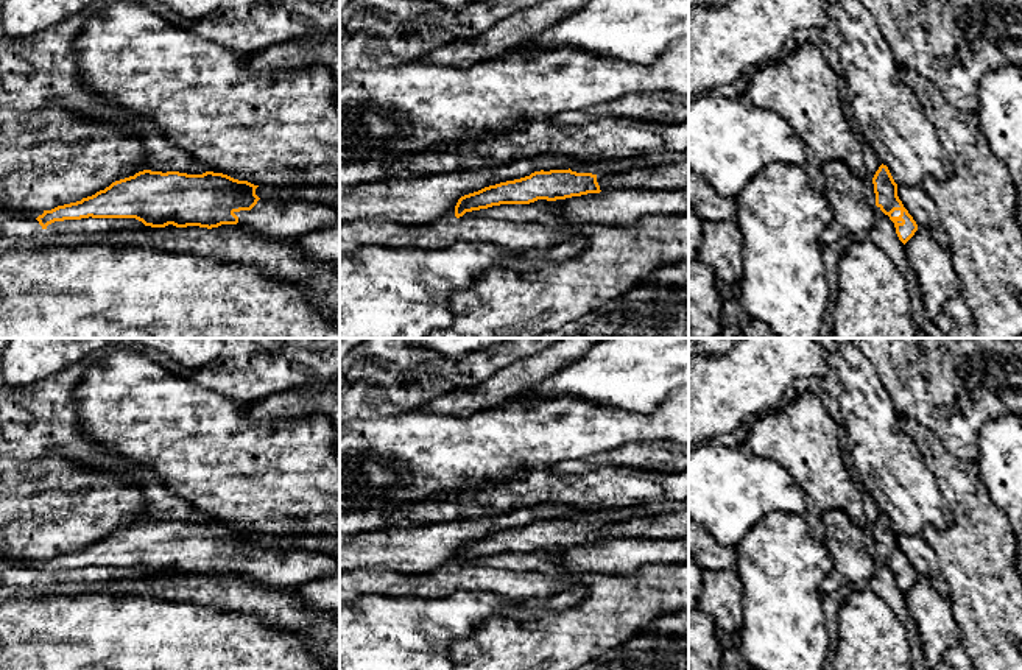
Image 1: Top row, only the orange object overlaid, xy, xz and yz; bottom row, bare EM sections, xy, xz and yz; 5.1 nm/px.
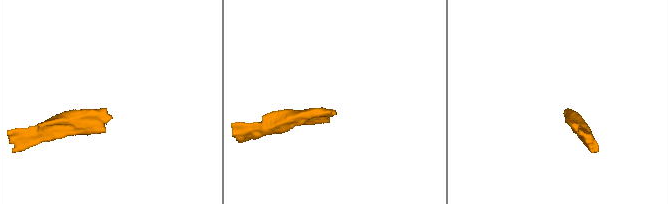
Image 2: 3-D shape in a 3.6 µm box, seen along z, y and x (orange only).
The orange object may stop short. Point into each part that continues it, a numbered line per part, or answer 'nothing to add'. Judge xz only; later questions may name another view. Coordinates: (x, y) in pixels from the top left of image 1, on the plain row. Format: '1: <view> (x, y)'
1: xz (658, 527)

